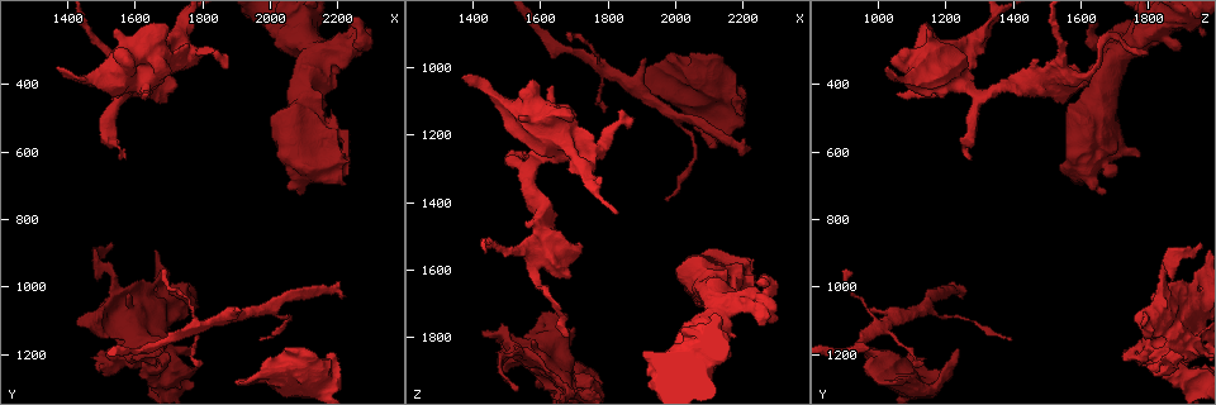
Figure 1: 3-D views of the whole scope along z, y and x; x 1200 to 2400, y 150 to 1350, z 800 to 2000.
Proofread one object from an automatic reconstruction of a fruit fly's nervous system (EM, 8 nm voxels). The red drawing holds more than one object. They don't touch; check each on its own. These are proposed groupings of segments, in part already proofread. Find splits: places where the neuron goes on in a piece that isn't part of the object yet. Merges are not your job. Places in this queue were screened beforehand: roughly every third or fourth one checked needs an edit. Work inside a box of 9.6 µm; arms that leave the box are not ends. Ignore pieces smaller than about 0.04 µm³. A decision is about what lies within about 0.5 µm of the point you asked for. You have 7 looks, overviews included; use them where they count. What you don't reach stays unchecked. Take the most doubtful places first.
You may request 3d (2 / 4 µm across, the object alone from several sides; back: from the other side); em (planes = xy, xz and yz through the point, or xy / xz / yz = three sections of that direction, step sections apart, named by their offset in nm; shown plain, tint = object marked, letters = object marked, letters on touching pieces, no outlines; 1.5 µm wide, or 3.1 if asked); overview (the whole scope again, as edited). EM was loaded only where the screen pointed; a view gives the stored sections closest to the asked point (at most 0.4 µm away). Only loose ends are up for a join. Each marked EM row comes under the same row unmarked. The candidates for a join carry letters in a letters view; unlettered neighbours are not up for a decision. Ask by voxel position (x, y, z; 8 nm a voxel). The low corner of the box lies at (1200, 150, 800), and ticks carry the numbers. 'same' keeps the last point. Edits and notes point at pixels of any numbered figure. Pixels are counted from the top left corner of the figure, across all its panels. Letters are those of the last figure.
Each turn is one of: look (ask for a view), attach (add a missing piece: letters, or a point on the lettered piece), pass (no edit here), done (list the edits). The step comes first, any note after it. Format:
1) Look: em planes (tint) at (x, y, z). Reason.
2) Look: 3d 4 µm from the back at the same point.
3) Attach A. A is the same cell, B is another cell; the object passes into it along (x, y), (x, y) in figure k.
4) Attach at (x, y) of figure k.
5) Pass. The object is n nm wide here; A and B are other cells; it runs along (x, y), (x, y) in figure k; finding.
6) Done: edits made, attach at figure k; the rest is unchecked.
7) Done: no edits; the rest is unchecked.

Look: 3d 2 µm at (2220, 1030, 1250). Branch stops here.

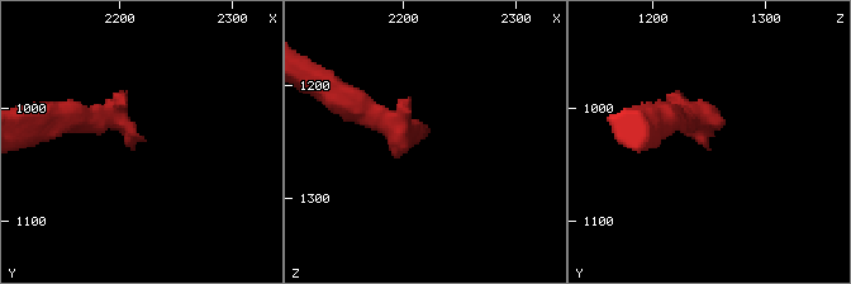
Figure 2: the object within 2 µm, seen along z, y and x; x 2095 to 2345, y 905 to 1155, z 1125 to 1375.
Look: em planes (letters) at (2222, 1030, 1242).

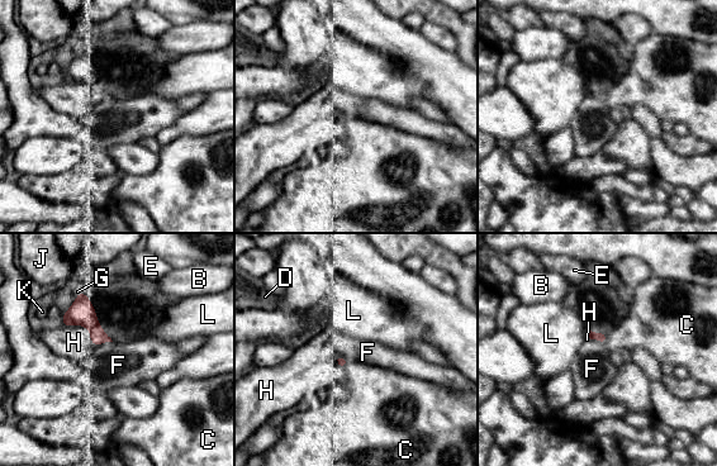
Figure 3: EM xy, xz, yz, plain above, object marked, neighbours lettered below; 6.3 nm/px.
Pass. B, C, D, E, F, G, H, J, K and L are other cells; none of them fits.

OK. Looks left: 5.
Look: 3d 2 µm at (1380, 340, 1020). Free end.

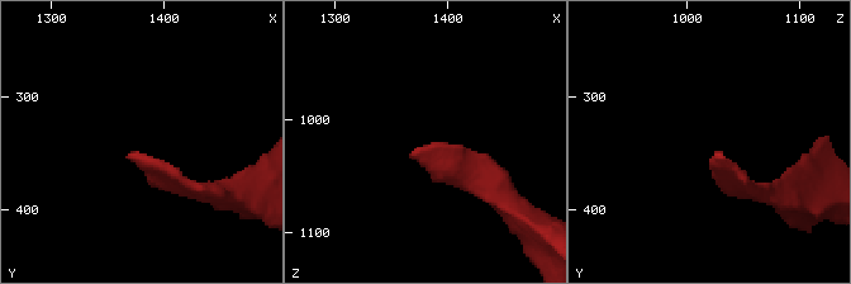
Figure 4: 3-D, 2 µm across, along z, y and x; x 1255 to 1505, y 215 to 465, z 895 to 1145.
Look: em planes (letters) at (1370, 352, 1024). Shape alone is not enough.

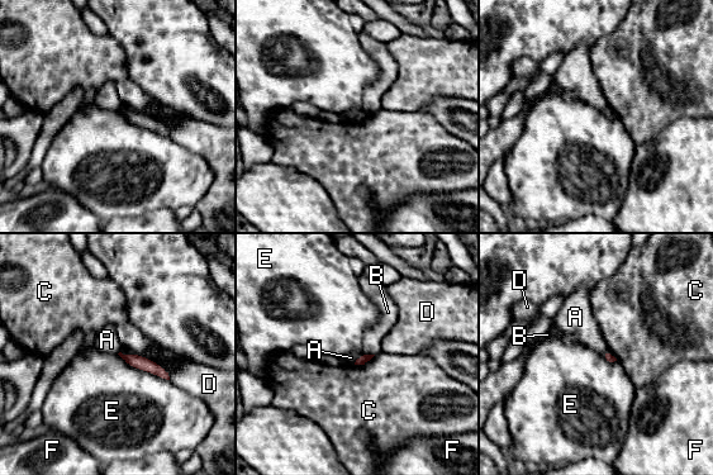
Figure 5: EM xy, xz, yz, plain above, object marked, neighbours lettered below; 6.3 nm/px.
Pass. A, B, C, D, E and F are other cells; a border runs along (362, 354), (353, 364) in figure 5; no lettered piece goes on from it.

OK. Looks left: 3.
Look: 3d 4 µm at (1490, 1200, 1900). An open end.

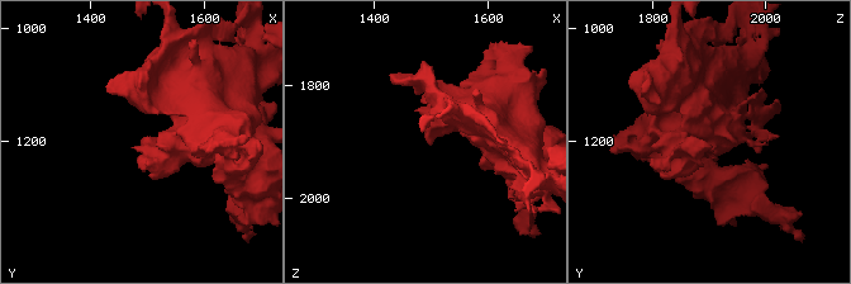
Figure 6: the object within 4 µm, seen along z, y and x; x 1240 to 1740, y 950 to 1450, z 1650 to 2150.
Look: em xz step 8 (tint) at (1495, 1205, 1900). Need the tissue.

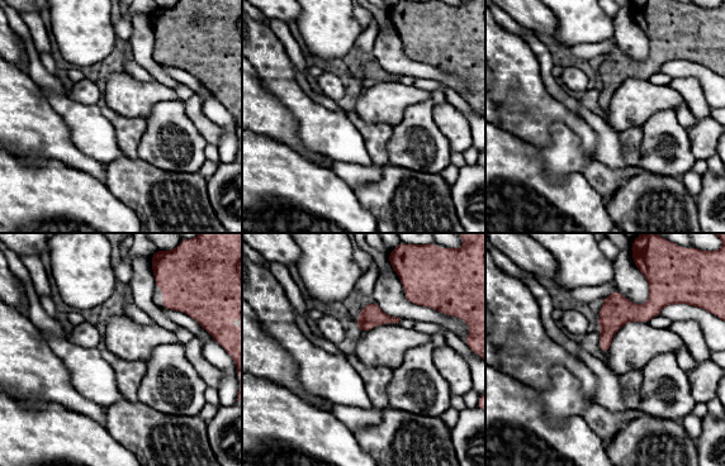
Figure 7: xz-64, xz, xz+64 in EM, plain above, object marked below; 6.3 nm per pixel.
Look: em planes (letters) at the same point. Cut it another way.

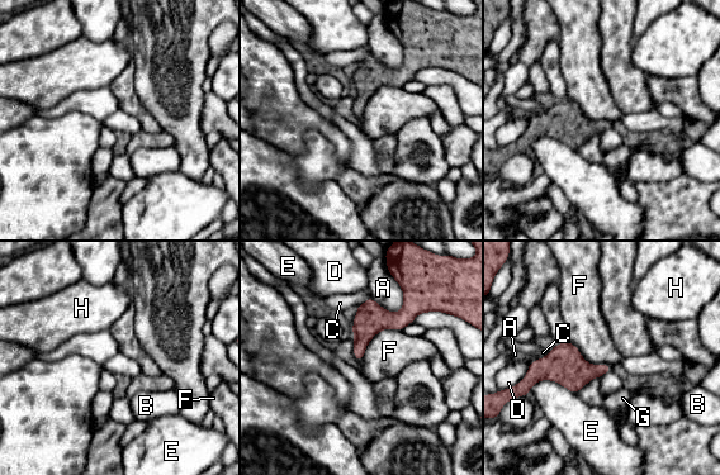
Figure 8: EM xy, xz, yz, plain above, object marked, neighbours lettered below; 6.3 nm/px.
Pass. The longest contact is with F, 340 nm; A, B, C, D, E, F, G and H are other cells; a border runs along (402, 329), (380, 329), (360, 362) in figure 8; no lettered piece goes on from it.

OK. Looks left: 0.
Done: no edits; the rest is unchecked.

